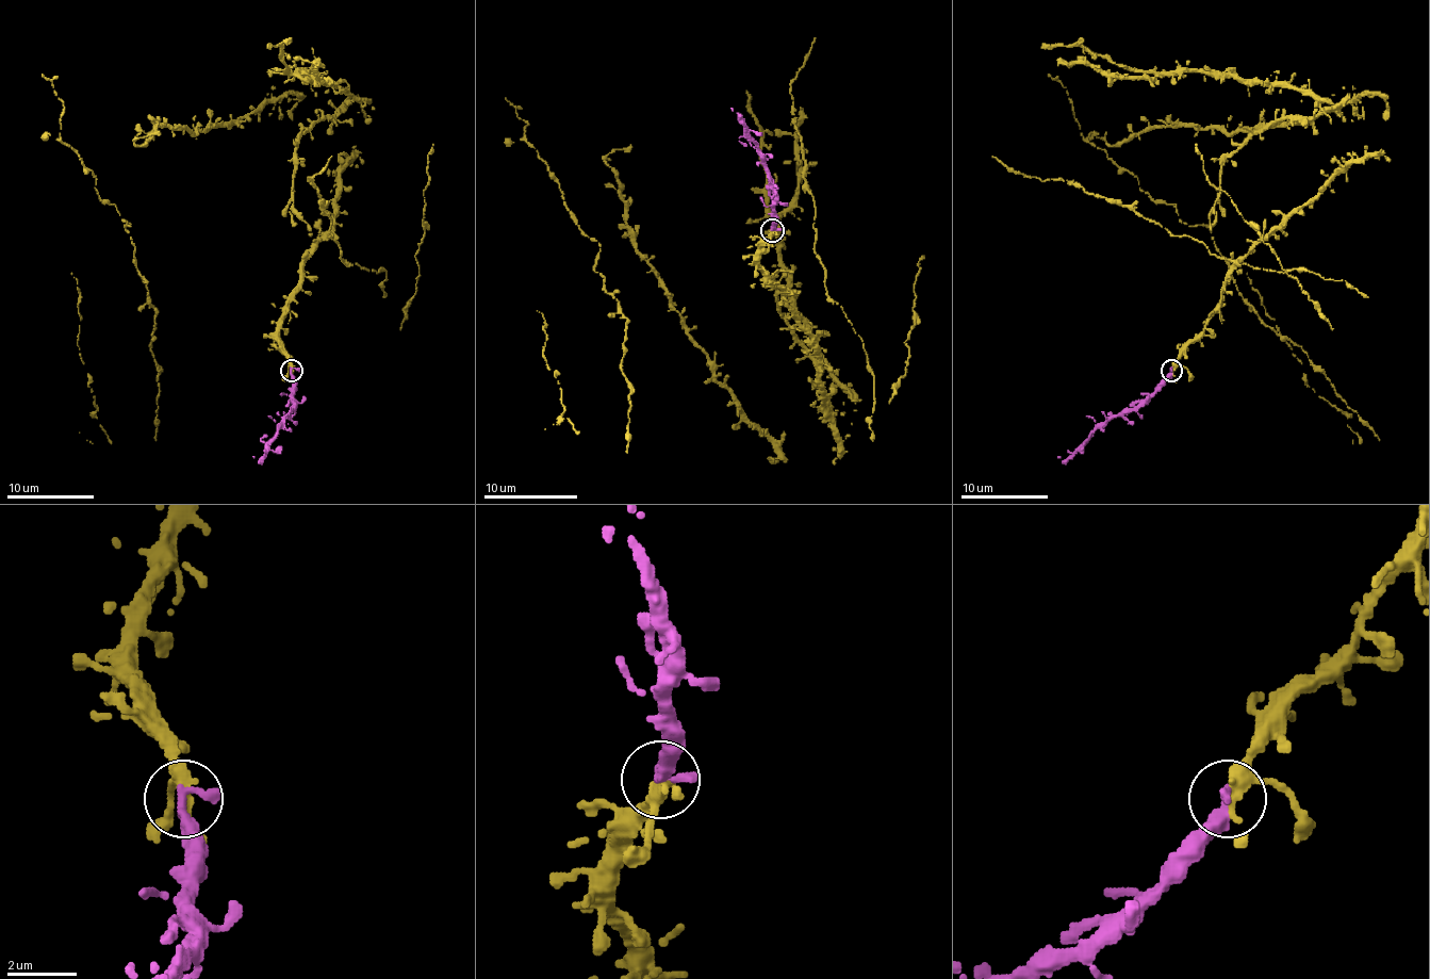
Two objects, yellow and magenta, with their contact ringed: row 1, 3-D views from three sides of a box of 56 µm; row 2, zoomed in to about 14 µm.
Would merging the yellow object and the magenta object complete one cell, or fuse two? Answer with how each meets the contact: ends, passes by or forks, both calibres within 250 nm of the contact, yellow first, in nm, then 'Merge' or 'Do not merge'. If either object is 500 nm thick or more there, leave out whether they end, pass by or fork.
At the ring yellow forks. At the ring magenta ends. Thickness 280 nm (yellow) against 400 nm. Merge

